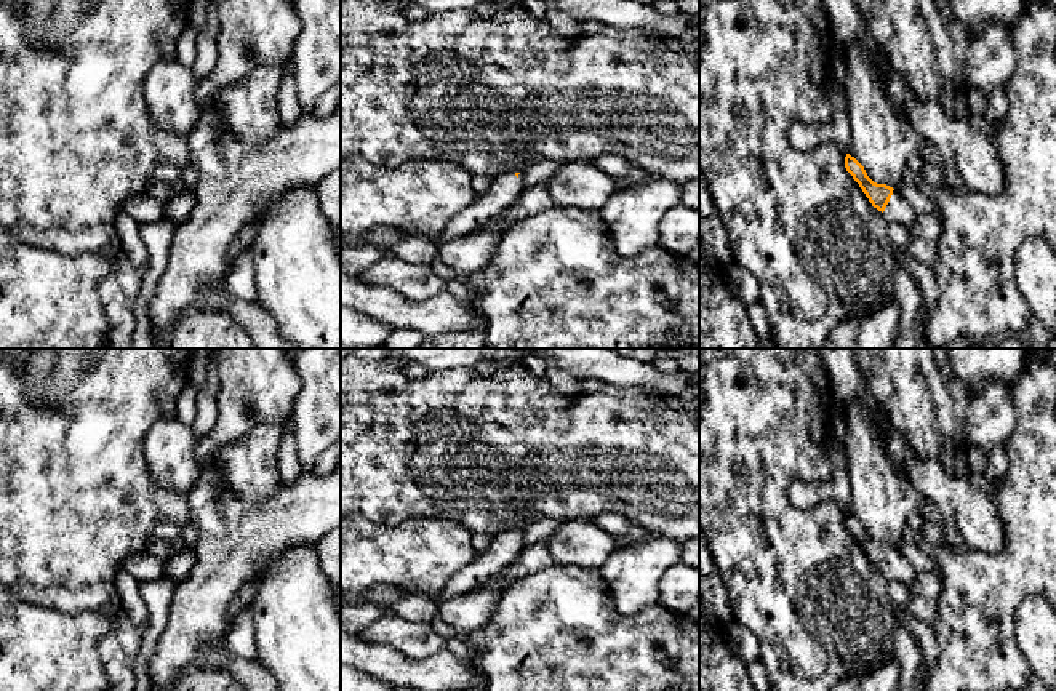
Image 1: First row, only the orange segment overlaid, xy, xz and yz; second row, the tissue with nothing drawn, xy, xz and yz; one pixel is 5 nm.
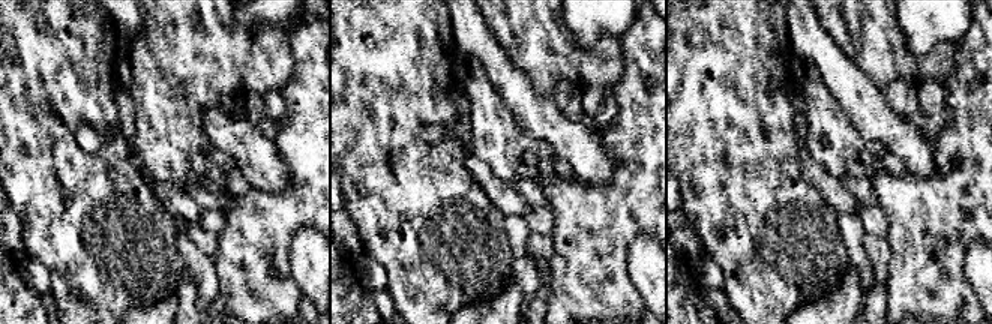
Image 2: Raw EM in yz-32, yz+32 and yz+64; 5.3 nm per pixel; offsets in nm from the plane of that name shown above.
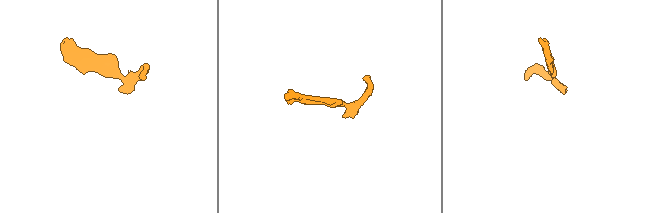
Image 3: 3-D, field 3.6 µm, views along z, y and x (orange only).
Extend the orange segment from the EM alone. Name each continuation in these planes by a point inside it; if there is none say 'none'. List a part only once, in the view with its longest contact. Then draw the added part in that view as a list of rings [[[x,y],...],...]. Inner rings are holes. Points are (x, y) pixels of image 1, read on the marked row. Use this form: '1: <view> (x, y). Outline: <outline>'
1: yz (898, 210). Outline: [[[898,189],[893,190],[893,195],[883,211],[883,216],[888,224],[899,222],[906,227],[910,227],[917,218],[915,208],[899,194]]]

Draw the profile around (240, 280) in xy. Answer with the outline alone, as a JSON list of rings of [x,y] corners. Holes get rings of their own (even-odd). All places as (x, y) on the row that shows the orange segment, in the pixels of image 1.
[[[253,245],[248,246],[229,269],[224,285],[232,296],[250,302],[258,302]]]

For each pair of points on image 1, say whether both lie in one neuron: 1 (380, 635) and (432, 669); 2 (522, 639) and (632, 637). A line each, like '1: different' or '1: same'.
1: different
2: same

